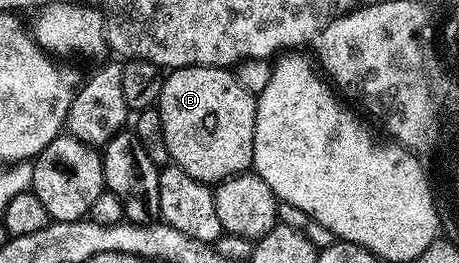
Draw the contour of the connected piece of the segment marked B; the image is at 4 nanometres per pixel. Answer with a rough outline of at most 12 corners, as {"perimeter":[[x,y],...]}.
{"perimeter":[[179,67],[155,106],[170,160],[216,185],[252,168],[257,100]]}

